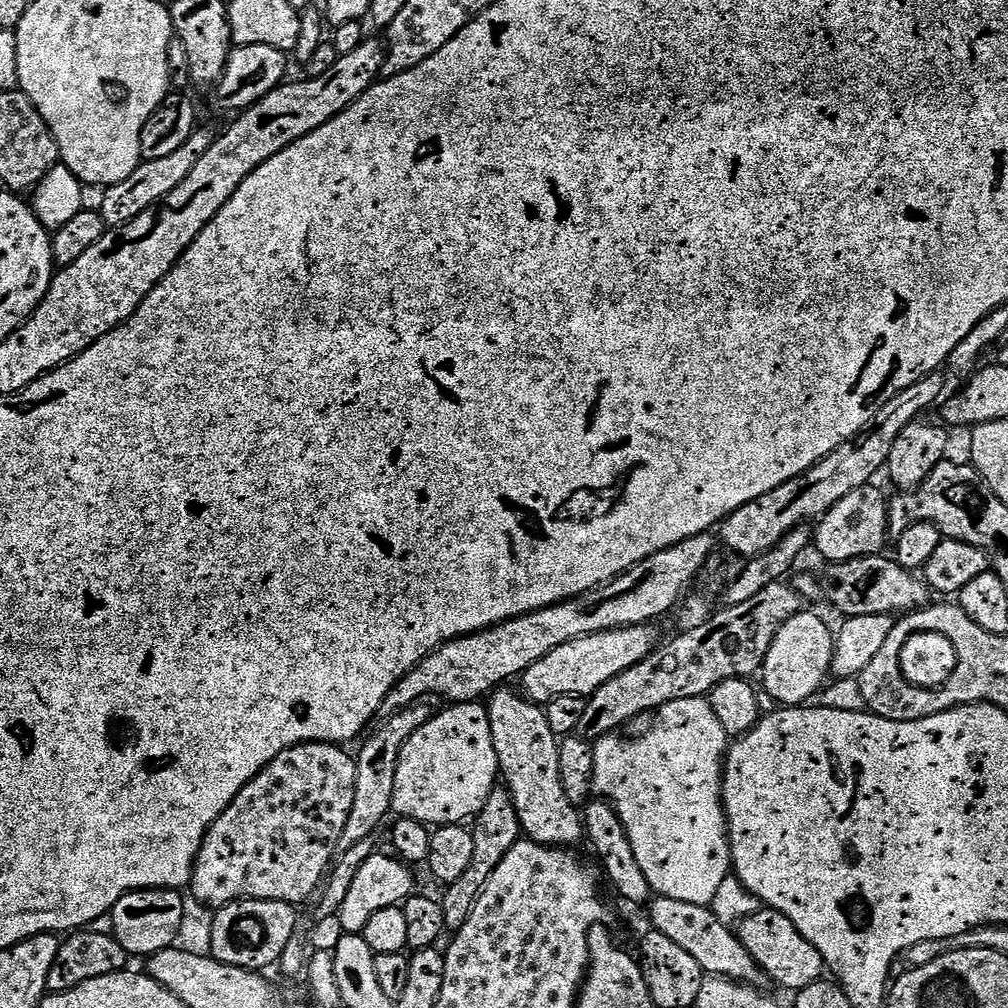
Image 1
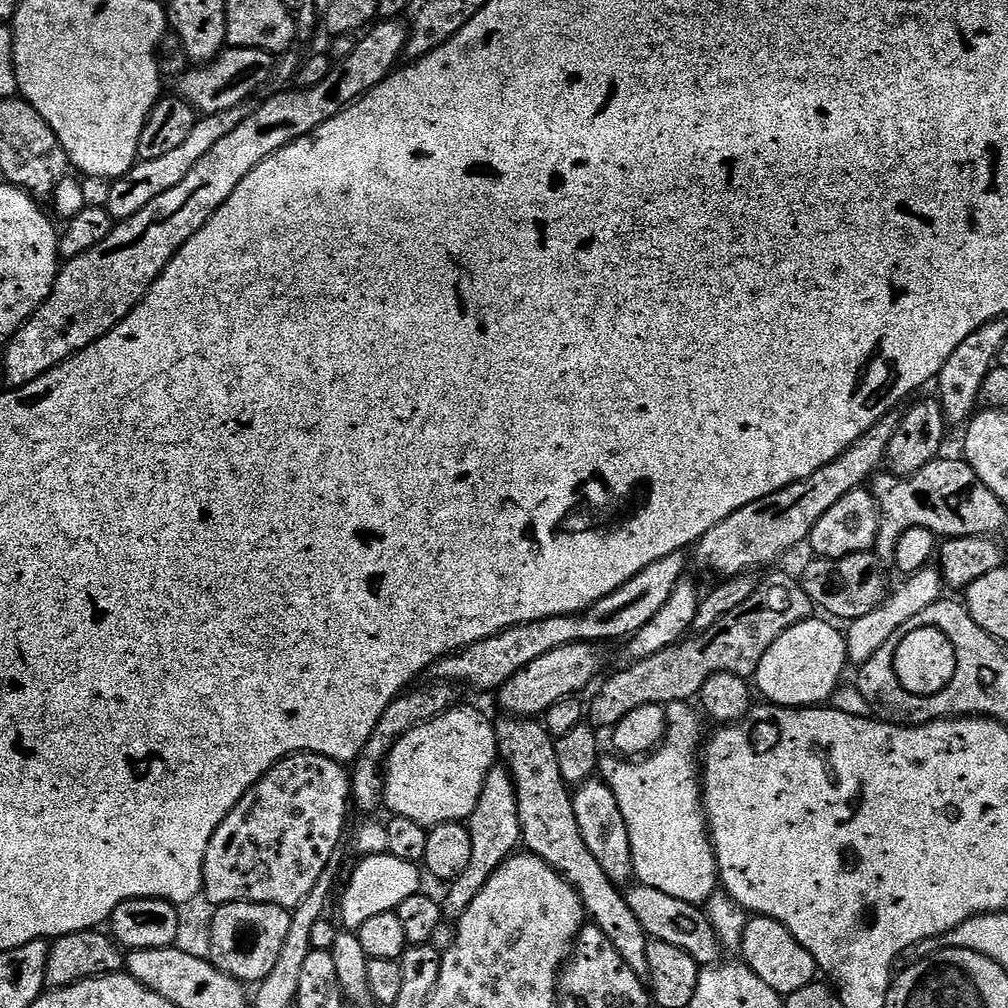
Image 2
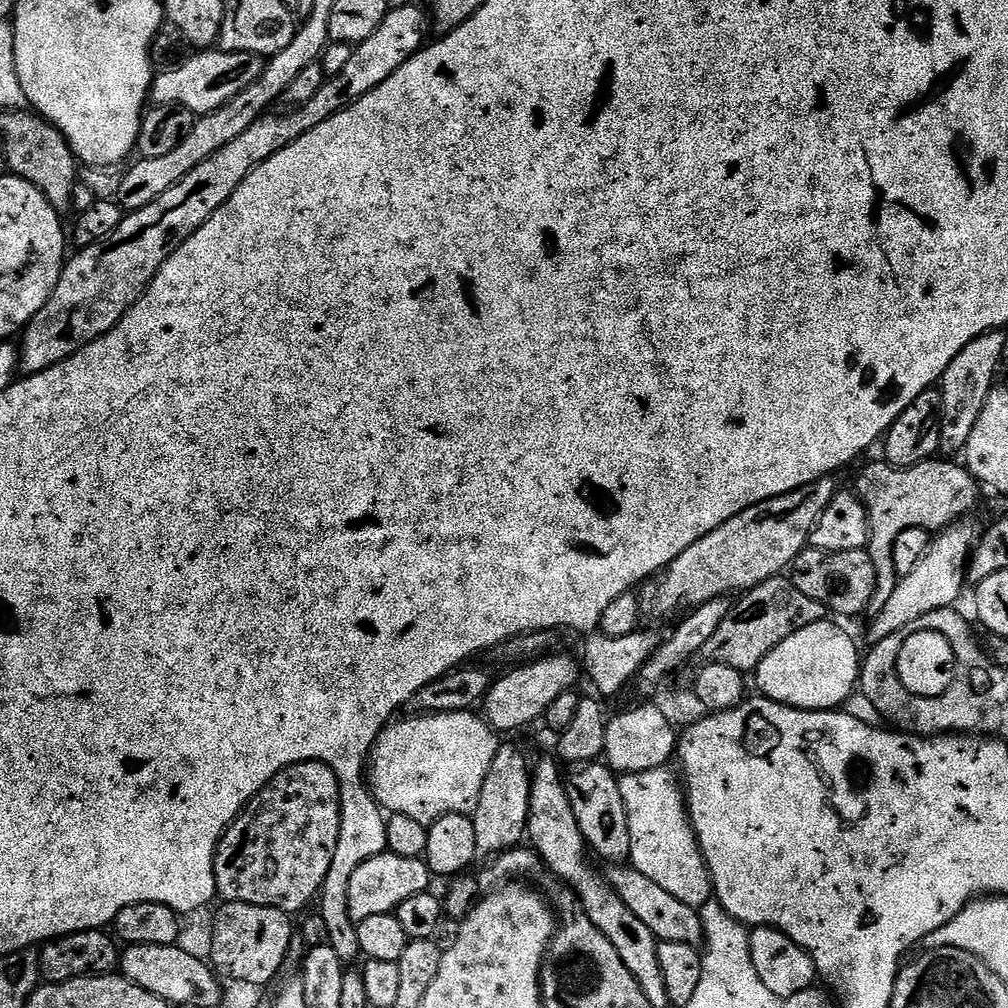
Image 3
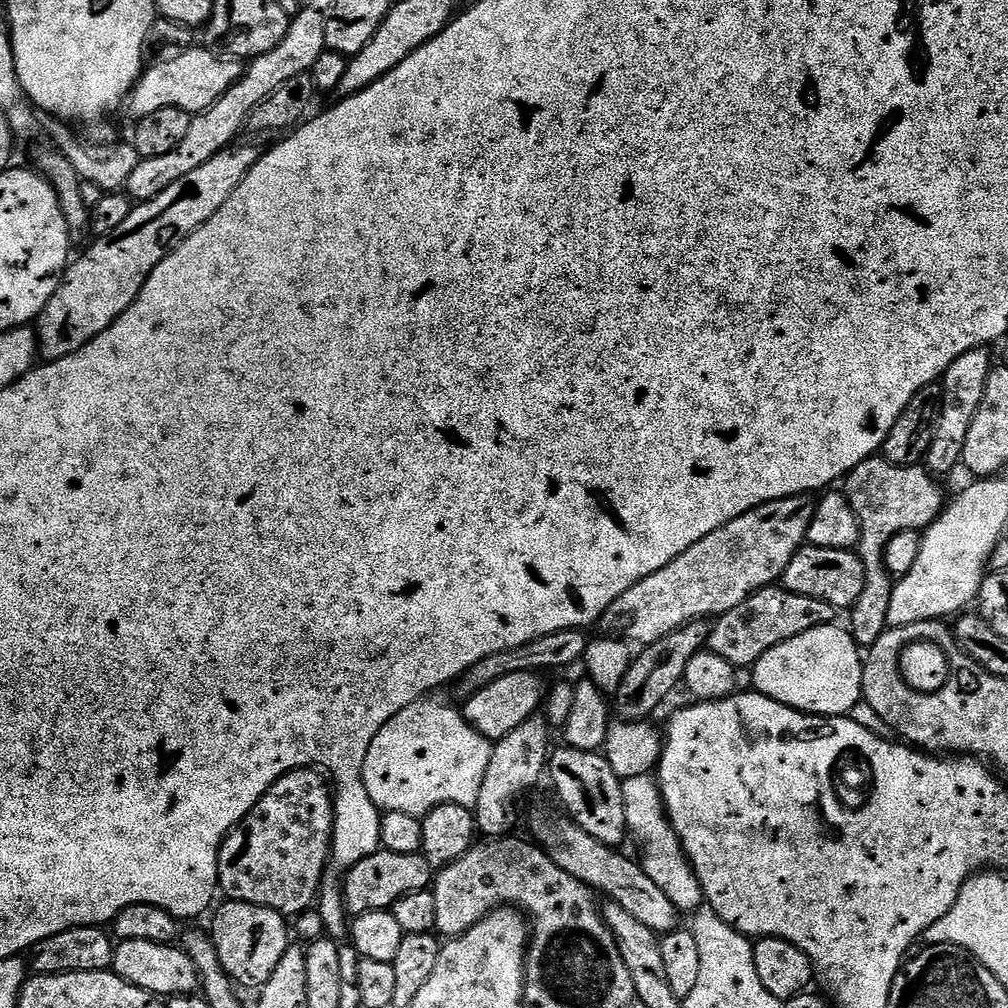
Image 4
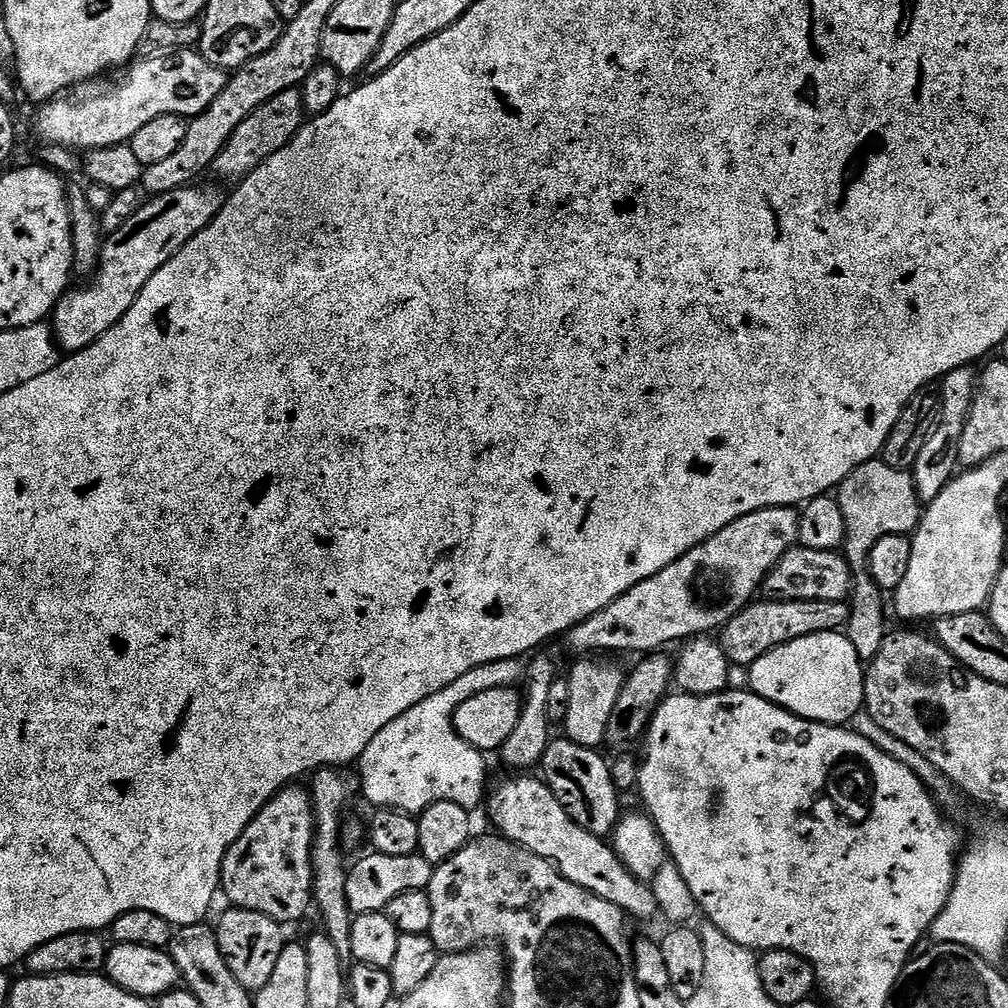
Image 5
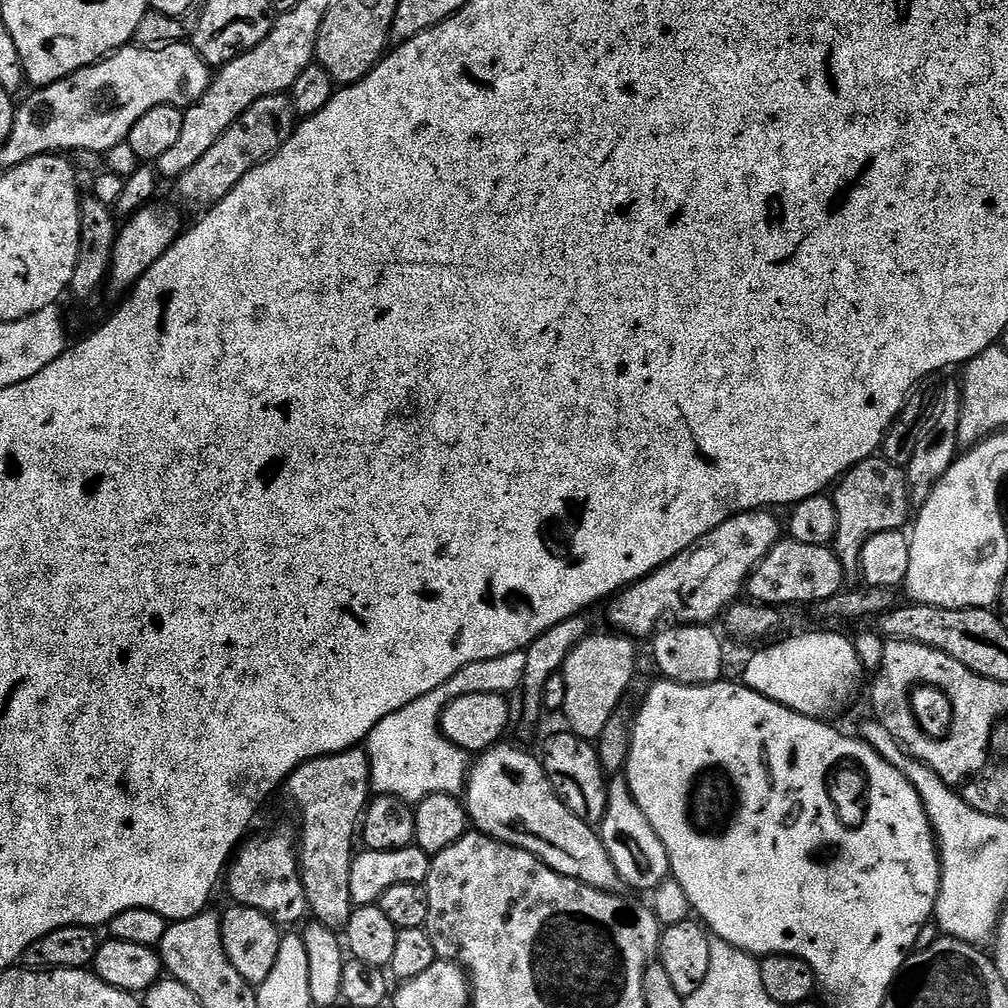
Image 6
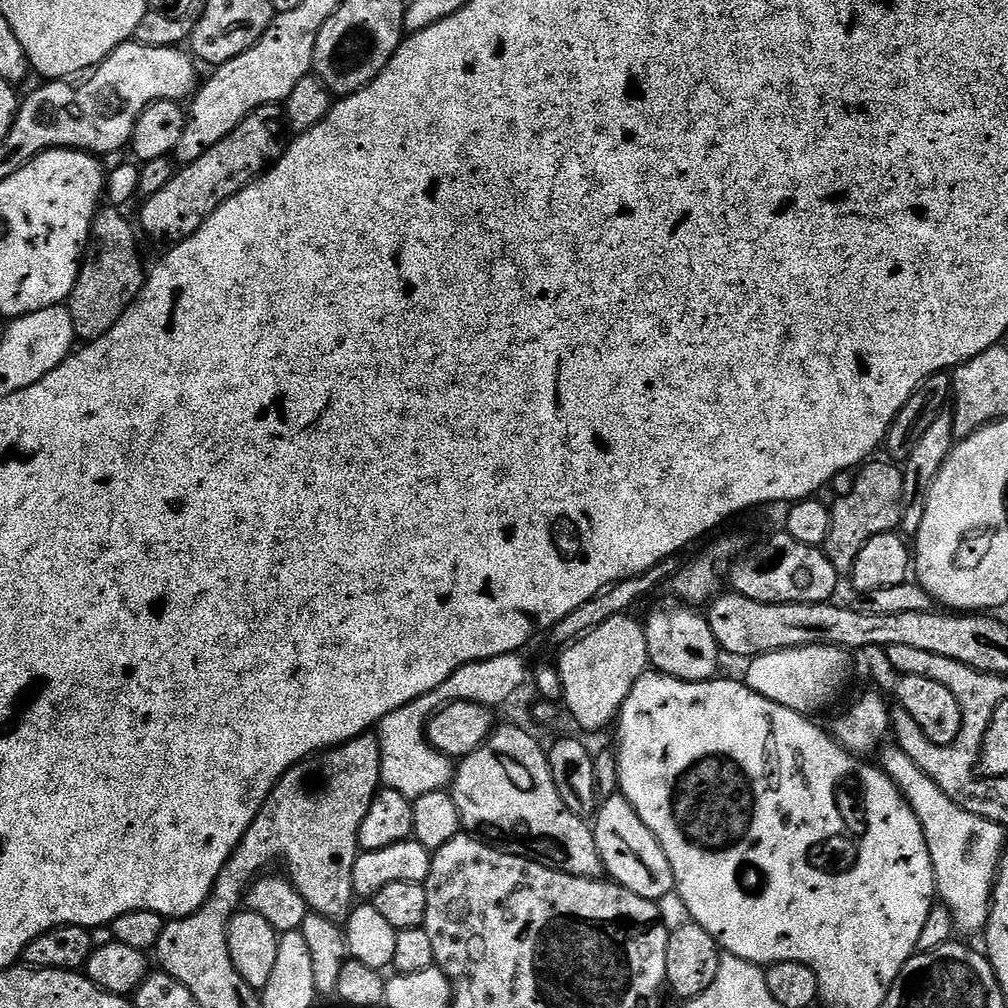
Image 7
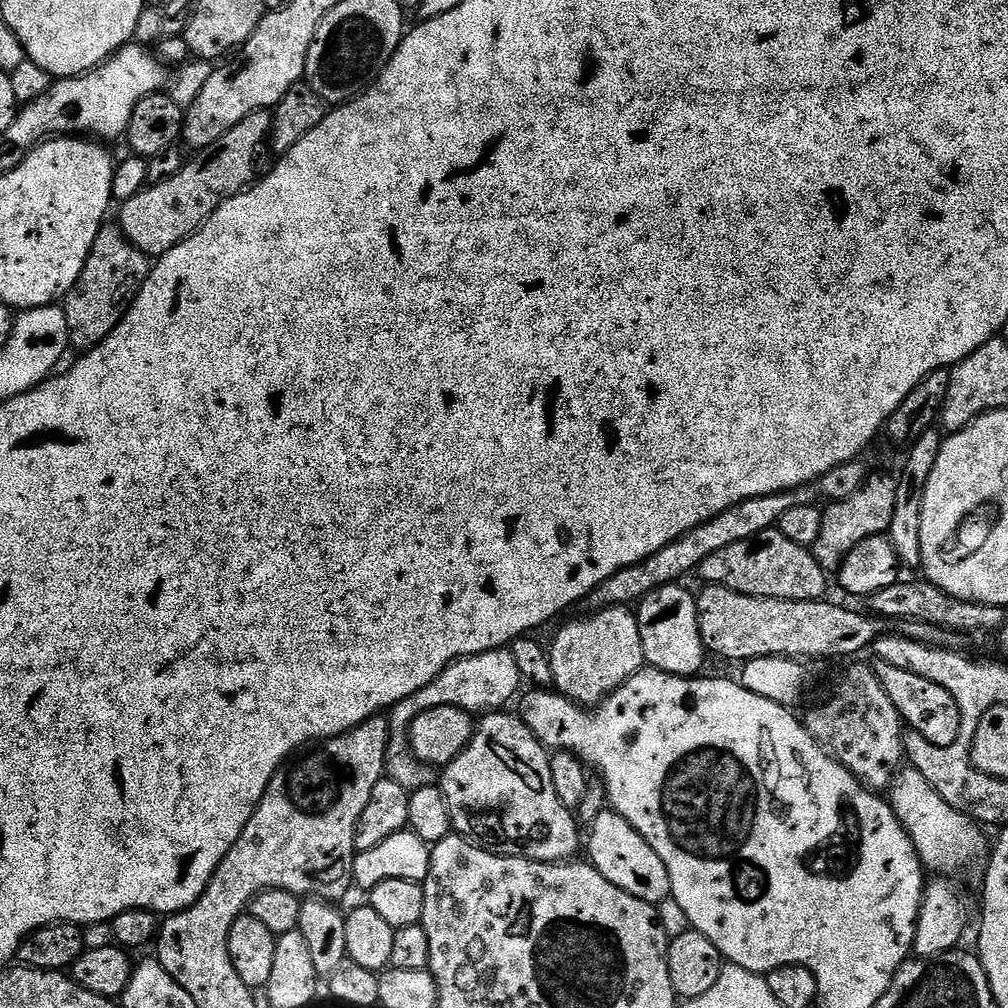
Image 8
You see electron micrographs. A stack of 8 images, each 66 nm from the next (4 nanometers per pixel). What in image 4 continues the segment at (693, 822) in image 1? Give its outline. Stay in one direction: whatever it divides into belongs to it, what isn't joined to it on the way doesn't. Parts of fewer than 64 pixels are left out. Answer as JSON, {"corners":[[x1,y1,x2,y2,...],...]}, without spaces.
{"corners":[[651,775,630,778,622,783,622,802,626,810,626,822,631,839,640,843,642,863,646,874,658,885,658,890,674,902,674,906,682,914,692,914,705,903,704,891,698,882,695,870,680,845,672,823,668,821,668,811,664,809,664,801,660,798,657,781]]}

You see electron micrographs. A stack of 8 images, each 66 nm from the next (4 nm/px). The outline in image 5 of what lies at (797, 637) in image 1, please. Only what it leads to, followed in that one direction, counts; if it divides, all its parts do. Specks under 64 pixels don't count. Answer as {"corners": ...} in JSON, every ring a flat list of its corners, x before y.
{"corners":[[843,631,810,634,806,638,794,638,758,658,747,669,747,687,756,695,766,698,770,703,787,712,793,712,803,720,813,720,819,724,847,725,864,708,864,673,858,650,850,646,847,635]]}

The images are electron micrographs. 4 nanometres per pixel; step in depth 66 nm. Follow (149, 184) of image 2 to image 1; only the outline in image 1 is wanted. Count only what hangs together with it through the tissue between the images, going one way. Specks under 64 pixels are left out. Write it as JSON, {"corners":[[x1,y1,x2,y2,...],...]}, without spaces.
{"corners":[[204,126,197,127,196,131,190,134,186,146,174,150,174,154,168,155,167,158,144,160,134,170,134,174,130,174,130,178,122,178,122,182,107,185,103,189,104,197,101,198,100,205,98,205,100,217,104,220,105,225,109,229,126,226,126,222,134,222,138,214,142,214,148,208,153,208,154,205,166,199,170,190,178,190,178,186,182,186,182,182,190,178,190,170,194,170,194,166,202,162,206,150,214,146,216,137,215,131,211,132]]}

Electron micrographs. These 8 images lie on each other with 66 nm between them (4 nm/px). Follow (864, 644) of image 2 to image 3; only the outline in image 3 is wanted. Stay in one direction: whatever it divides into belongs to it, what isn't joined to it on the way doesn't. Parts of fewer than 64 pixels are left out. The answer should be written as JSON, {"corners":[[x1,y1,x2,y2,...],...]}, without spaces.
{"corners":[[960,522,955,526,949,526,933,539,928,553,914,566,914,570,908,576,899,577,895,581,896,589,893,596,887,602,882,614,871,617,872,625,868,628,869,641,875,642,882,638,890,638,902,626,910,626,922,614,930,614,934,610,951,608,957,602,960,591,966,588,966,569,968,558,972,555,978,539,978,532,968,525,968,522]]}

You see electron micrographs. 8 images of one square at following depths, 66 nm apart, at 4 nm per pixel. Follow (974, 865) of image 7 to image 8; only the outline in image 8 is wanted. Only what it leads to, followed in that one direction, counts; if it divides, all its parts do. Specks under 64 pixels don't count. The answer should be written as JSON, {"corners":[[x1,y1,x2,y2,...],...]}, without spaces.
{"corners":[[911,766,901,767,896,777,892,779,890,785,890,803,896,812,896,817,900,820,900,825,908,831,908,836,914,842,916,852,920,855,920,863,932,868,936,874,956,874,959,868,964,868,971,862,975,856,983,857,986,852,986,844,984,848,984,836,981,825,972,817,962,814,954,806,950,806,942,798,942,794,938,794,938,790,934,790,934,786,930,786,930,782,926,782,926,778,922,778,922,774,916,768]]}

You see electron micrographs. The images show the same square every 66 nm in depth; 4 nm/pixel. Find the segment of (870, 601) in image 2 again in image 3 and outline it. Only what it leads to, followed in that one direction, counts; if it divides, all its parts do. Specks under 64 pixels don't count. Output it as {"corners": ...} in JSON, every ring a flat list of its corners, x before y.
{"corners":[[809,546,800,552,793,562,790,579,794,587,806,594,806,598,822,602,825,610,829,613,837,612,840,616,867,613,868,603,876,585,874,562,870,562,870,554,863,548,845,552,823,552]]}

